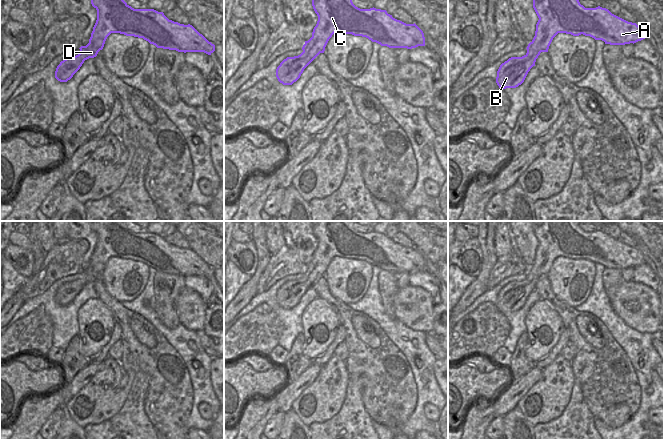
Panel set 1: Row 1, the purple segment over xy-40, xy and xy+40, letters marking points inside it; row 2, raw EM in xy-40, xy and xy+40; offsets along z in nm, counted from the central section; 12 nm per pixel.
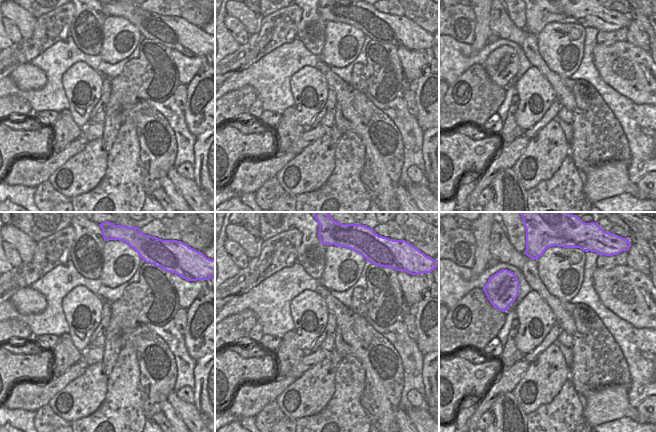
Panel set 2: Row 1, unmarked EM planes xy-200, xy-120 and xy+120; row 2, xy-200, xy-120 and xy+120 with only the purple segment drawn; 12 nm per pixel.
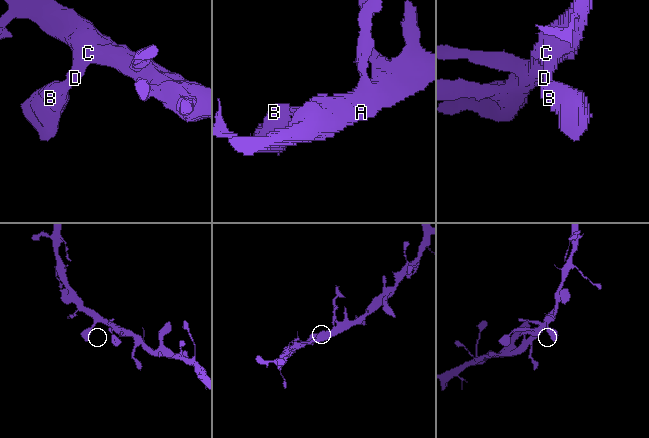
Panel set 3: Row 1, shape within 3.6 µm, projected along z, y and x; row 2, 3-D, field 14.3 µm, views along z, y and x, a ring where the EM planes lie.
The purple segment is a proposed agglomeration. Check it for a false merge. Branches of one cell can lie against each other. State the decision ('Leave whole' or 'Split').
Leave whole.

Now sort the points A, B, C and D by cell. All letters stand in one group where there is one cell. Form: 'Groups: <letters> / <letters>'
Groups: A B C D.

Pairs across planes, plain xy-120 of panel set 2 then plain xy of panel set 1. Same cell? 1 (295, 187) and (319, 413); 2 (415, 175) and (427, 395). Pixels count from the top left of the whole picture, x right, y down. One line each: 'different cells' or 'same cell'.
1: same cell
2: different cells

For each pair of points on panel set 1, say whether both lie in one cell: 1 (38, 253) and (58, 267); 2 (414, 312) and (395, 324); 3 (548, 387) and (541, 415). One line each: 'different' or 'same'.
1: different
2: different
3: same

